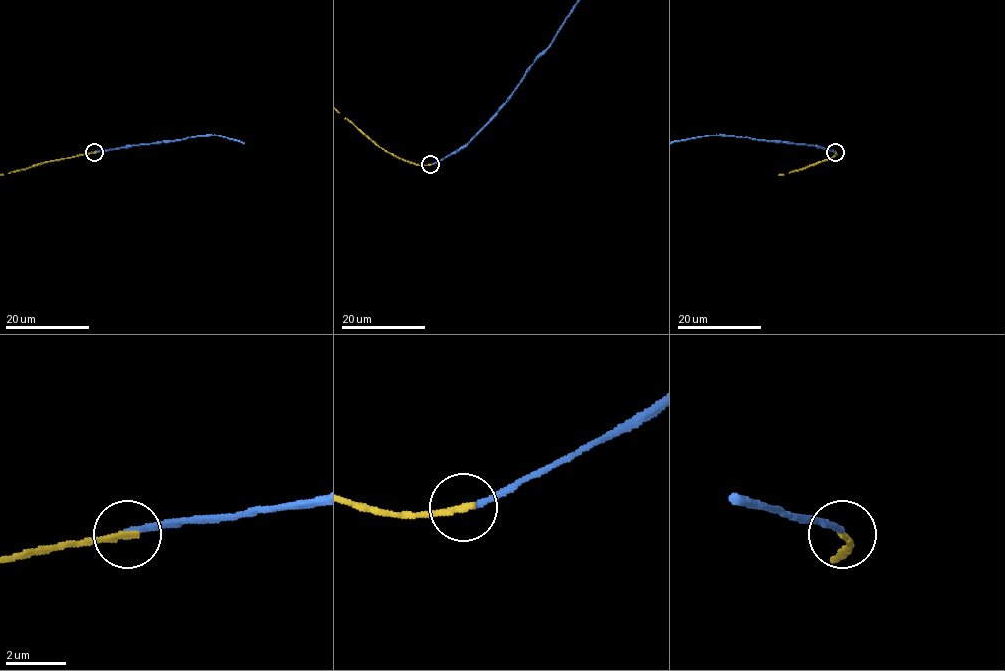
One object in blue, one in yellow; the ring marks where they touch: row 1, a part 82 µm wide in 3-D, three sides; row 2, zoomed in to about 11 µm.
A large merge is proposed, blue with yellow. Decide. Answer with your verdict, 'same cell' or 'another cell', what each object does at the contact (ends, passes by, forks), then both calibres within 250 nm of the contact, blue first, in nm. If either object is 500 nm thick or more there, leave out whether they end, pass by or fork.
another cell; blue ends; yellow ends; calibres 180 and 200 nm

